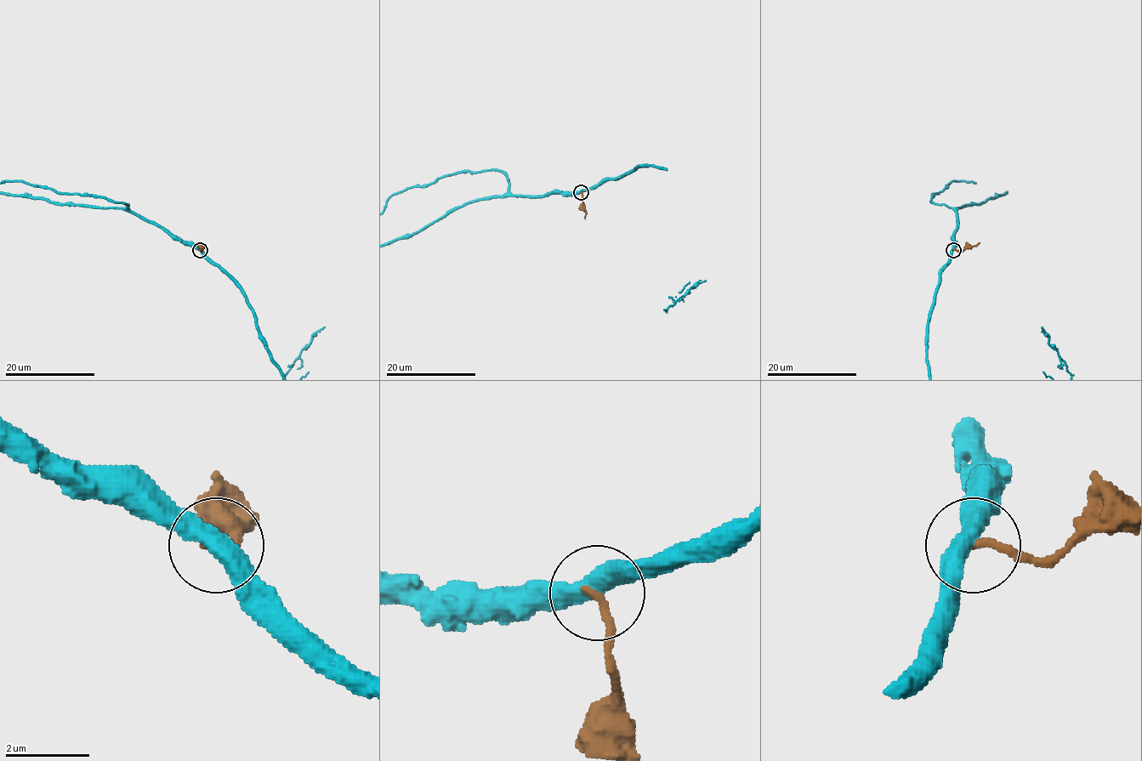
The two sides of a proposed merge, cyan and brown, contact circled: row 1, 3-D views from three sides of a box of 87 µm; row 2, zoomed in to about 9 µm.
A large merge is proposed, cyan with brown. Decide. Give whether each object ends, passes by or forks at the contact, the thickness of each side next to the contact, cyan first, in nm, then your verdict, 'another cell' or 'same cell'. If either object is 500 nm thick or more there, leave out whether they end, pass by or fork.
cyan passes by; brown ends; calibres 440 and 200 nm; another cell

